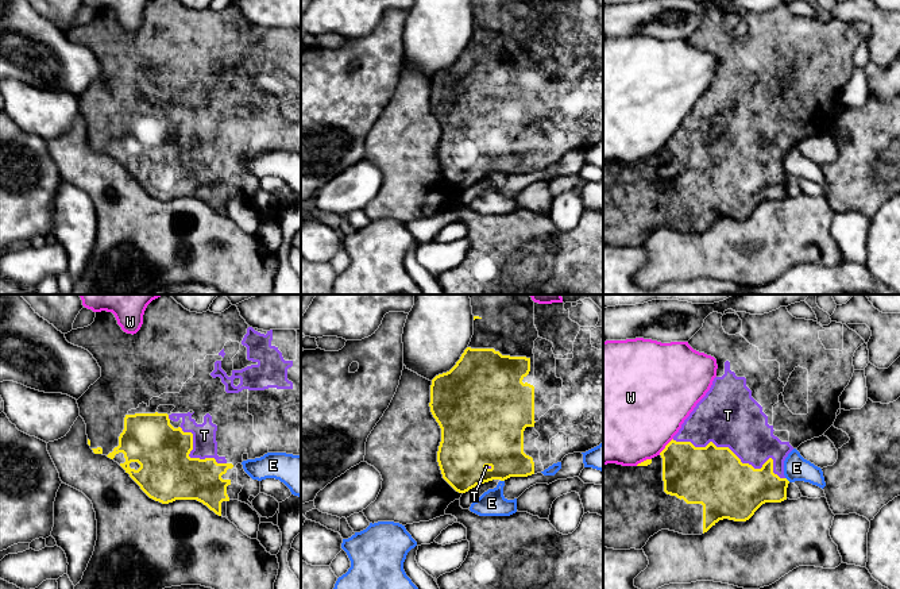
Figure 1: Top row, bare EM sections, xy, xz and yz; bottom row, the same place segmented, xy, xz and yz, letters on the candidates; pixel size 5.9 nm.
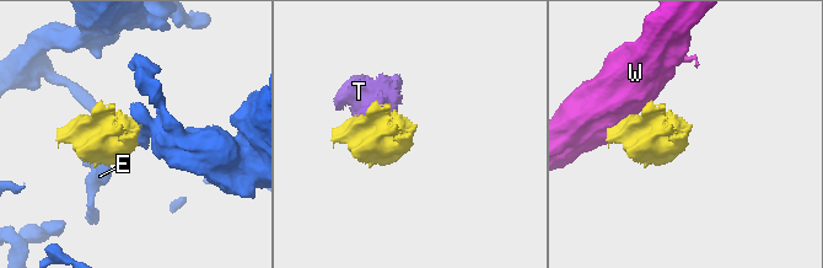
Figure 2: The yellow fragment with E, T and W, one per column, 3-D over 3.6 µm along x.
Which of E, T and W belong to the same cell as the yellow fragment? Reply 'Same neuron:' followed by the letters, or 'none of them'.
Same neuron: T

